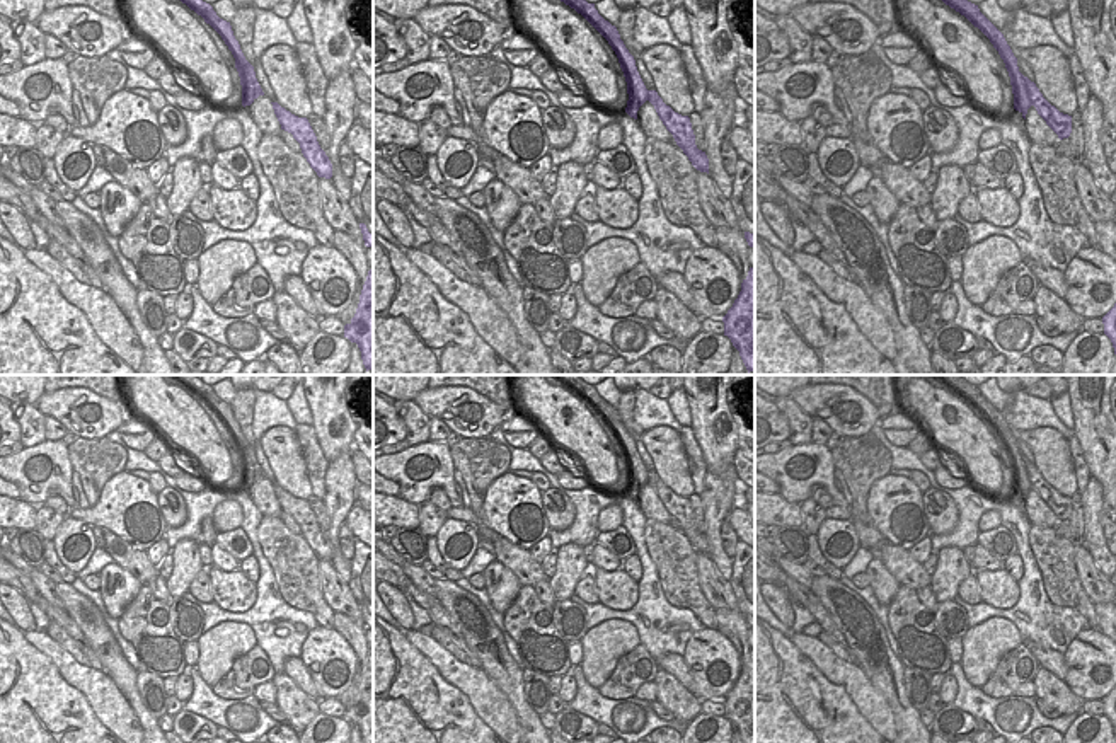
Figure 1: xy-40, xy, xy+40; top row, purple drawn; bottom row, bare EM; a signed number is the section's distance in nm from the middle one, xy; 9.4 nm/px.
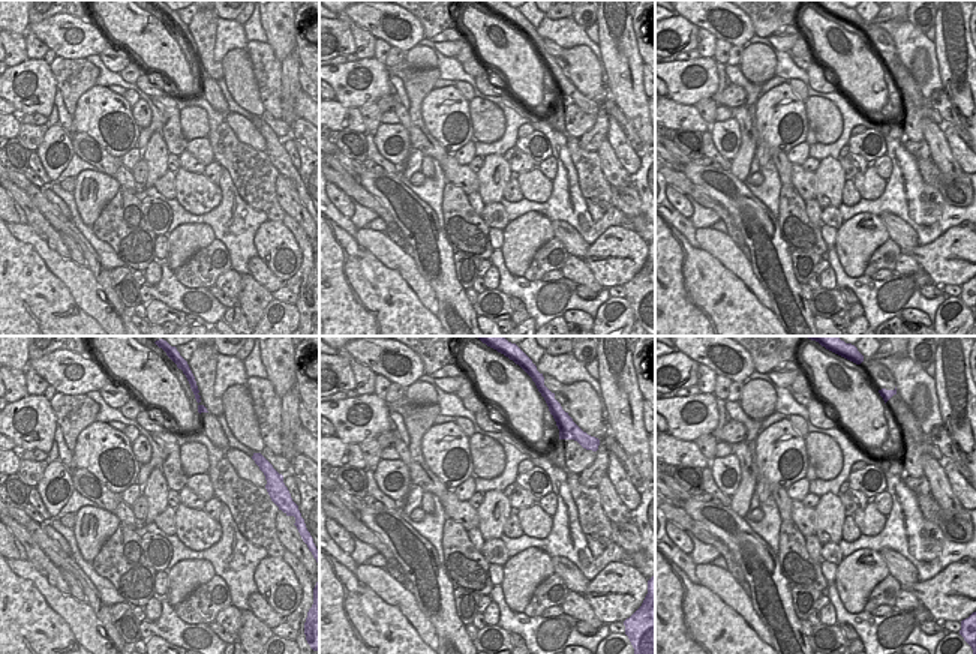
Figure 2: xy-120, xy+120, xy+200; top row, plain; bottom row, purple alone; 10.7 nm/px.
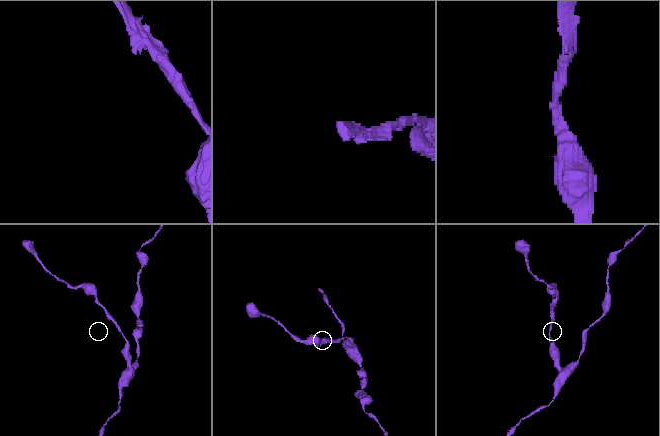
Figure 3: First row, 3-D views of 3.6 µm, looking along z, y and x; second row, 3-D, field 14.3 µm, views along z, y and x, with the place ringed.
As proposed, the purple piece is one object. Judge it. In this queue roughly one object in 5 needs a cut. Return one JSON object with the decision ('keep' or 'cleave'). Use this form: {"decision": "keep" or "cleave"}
{"decision": "keep"}

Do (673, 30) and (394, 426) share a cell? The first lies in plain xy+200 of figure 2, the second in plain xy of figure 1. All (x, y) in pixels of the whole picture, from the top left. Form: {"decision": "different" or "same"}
{"decision": "same"}

